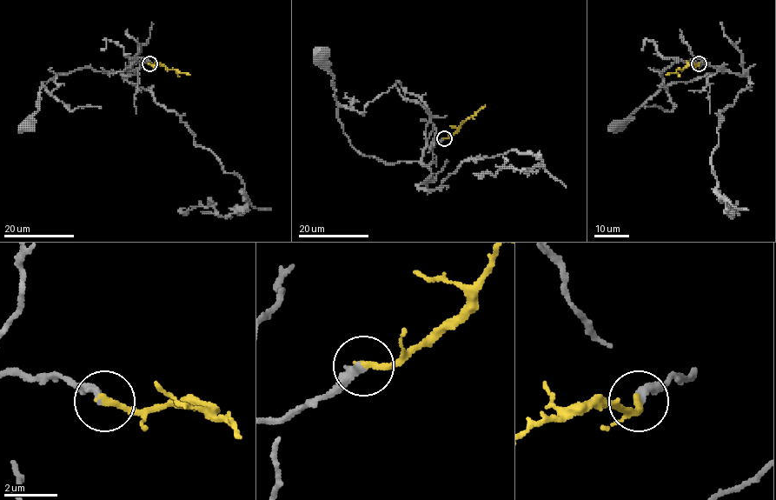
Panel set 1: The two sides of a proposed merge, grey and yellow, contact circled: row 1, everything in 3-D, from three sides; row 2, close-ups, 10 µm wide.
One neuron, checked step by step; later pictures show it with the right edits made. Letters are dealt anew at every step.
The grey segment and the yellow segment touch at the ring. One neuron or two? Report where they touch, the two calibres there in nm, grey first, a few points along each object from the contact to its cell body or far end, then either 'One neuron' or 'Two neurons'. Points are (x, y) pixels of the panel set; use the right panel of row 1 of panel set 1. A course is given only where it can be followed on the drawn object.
Place: (699, 63). Thickness 320 nm (grey) against 260 nm. Course of grey: (699, 63), (706, 60), (724, 70), (719, 67), (713, 73), (693, 81), (663, 85), (616, 126). Course of yellow: (699, 63), (666, 74). One neuron

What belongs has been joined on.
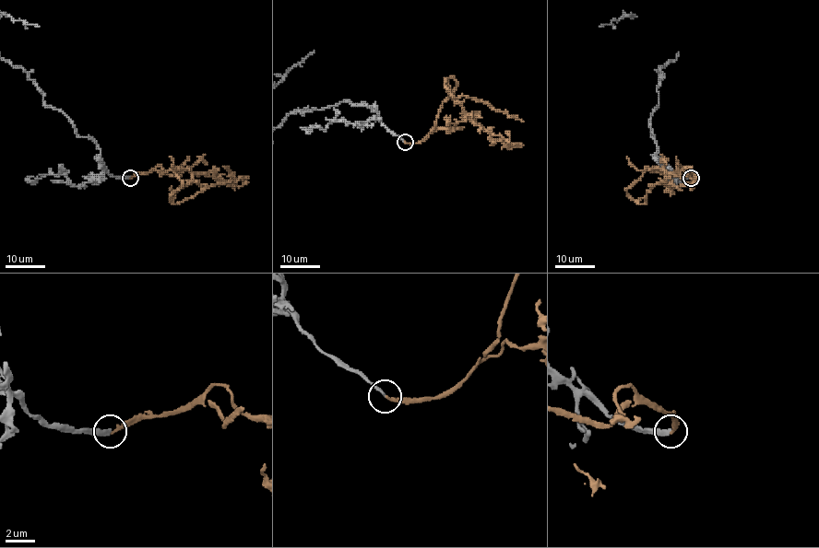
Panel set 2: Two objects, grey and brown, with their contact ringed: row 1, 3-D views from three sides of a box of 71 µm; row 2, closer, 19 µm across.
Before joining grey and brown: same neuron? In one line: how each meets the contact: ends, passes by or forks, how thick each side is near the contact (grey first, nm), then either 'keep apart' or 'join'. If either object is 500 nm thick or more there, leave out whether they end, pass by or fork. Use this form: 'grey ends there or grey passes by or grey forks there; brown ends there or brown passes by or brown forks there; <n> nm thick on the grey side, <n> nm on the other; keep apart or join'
grey ends there; brown ends there; 220 nm thick on the grey side, 200 nm on the other; join

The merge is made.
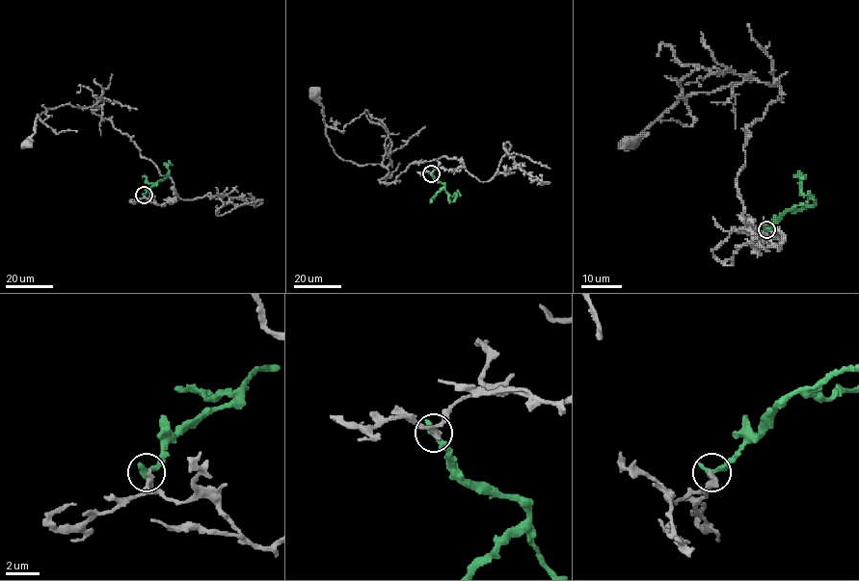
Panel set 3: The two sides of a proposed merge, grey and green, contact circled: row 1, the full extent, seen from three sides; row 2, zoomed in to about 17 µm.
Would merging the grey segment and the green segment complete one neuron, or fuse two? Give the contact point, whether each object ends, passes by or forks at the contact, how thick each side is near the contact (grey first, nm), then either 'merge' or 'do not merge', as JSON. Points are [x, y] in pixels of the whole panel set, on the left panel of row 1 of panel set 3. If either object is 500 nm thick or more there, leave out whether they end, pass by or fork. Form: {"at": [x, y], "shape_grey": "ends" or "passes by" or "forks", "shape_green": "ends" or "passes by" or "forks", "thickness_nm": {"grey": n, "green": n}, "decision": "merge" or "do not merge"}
{"at": [144, 195], "shape_grey": "ends", "shape_green": "ends", "thickness_nm": {"grey": 400, "green": 420}, "decision": "do not merge"}

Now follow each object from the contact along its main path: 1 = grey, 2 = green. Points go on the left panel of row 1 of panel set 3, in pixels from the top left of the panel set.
1: (144, 195), (167, 203), (174, 182), (93, 112), (100, 108), (48, 108), (26, 144)
2: (144, 195), (167, 175), (170, 163)

